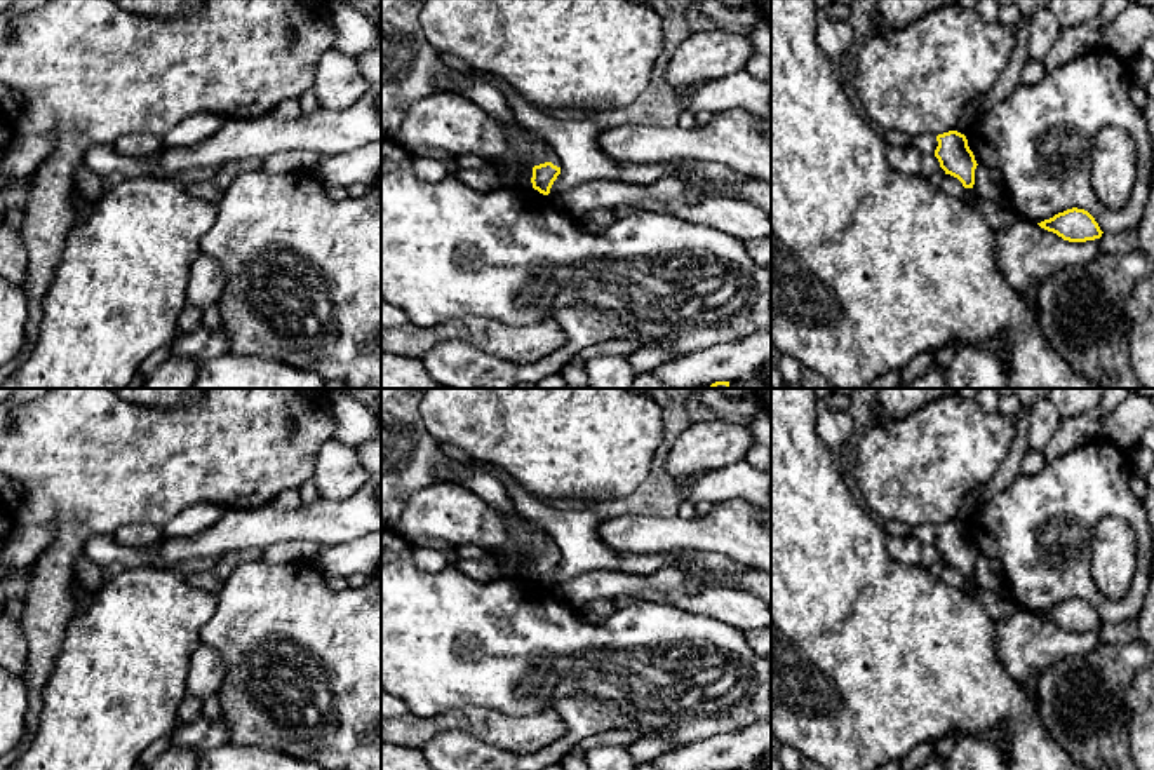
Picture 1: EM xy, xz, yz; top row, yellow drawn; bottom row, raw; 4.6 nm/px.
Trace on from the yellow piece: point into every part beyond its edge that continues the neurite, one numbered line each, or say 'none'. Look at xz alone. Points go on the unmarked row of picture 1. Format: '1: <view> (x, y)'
1: xz (486, 486)

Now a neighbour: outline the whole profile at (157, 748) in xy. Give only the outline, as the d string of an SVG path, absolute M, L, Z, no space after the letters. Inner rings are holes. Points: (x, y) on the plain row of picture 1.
M171 733L155 740L138 760L138 763L146 770L164 751L171 747Z

